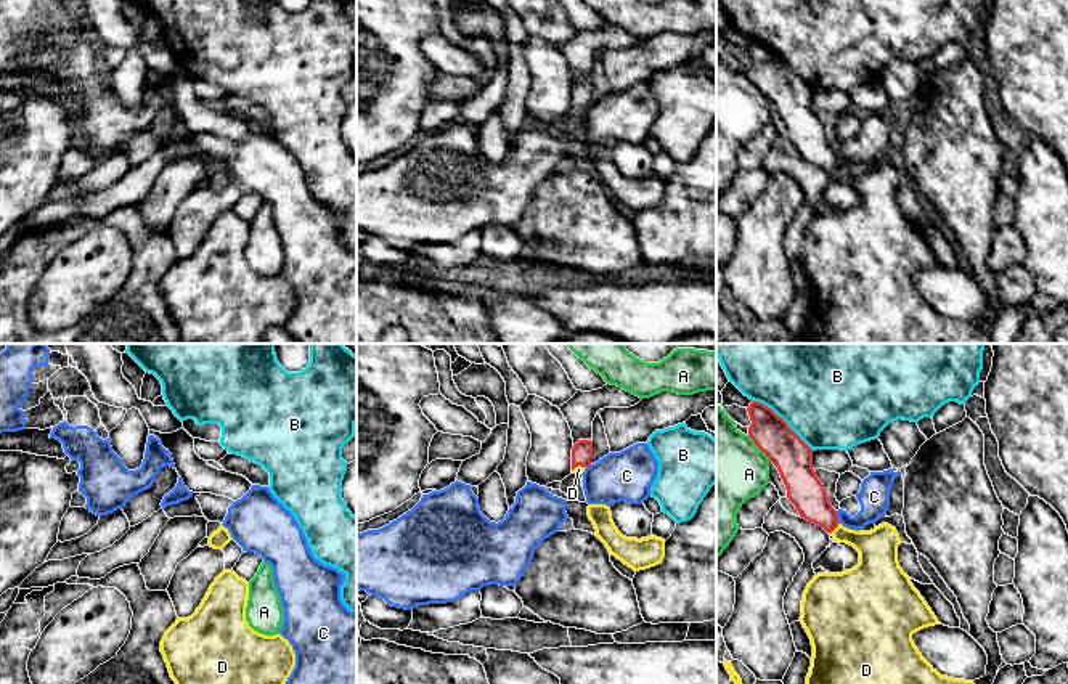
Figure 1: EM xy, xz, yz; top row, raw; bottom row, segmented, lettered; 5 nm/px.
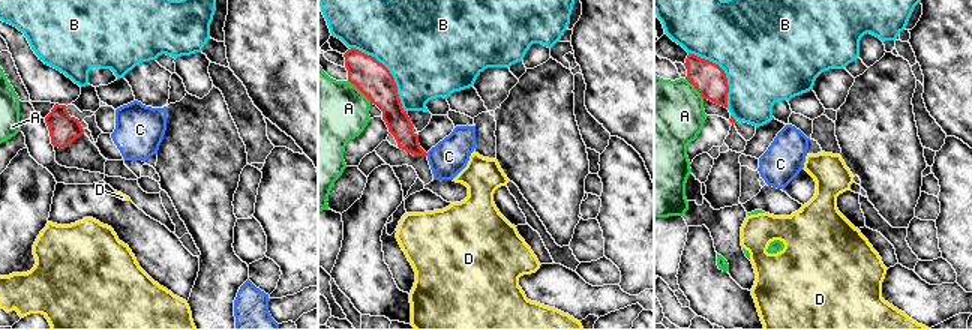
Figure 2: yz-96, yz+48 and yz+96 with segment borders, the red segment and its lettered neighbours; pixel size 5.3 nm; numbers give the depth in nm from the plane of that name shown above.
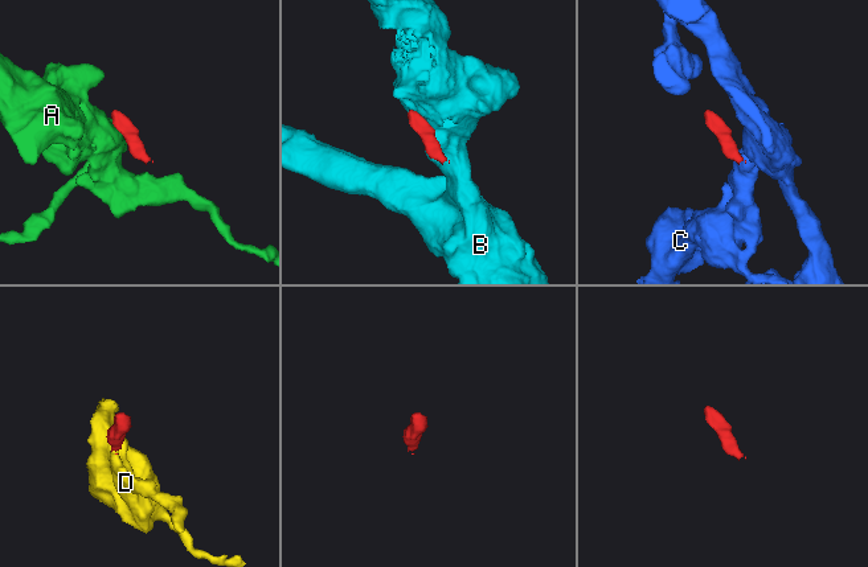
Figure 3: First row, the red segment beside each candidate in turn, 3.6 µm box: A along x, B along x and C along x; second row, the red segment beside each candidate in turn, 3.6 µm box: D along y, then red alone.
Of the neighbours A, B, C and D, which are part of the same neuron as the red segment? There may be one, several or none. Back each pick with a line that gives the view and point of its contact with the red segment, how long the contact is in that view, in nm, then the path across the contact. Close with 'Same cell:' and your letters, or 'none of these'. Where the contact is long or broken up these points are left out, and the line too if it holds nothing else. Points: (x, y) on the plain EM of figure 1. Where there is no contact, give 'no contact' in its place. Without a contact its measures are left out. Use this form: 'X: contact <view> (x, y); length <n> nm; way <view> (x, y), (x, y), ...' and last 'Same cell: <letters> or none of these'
D: contact yz (835, 167); length 70 nm; way yz (805, 132), (811, 143), (835, 167), (843, 175), (877, 190)
Same cell: D

